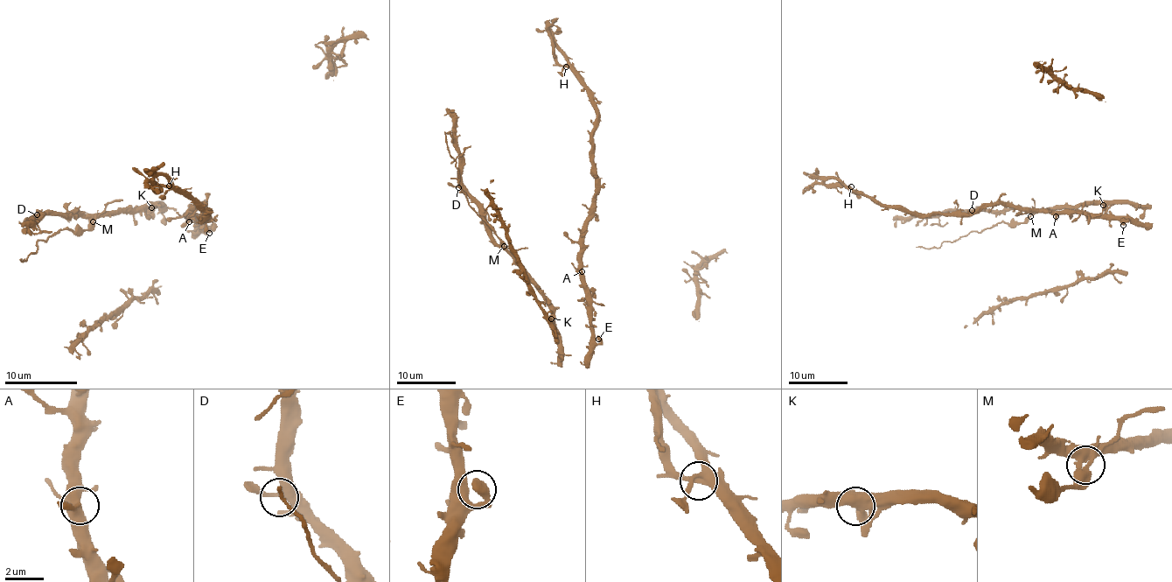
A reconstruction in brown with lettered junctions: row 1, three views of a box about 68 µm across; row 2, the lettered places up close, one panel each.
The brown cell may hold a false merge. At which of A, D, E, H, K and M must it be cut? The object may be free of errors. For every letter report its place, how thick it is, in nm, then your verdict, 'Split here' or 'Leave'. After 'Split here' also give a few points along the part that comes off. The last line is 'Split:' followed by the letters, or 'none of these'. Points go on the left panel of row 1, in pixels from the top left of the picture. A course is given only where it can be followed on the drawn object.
A: Place: (189, 221). Thickness 360 nm. Leave
D: Place: (37, 214). Thickness 400 nm. Leave
E: Place: (209, 233). Thickness 400 nm. Leave
H: Place: (169, 185). Thickness 360 nm. Leave
K: Place: (151, 207). Thickness 500 nm. Leave
M: Place: (93, 221). Thickness 380 nm. Split here. Course of the part to remove: (93, 221), (86, 229), (62, 229), (44, 241), (38, 241), (37, 250), (25, 260), (20, 260)
Split: M

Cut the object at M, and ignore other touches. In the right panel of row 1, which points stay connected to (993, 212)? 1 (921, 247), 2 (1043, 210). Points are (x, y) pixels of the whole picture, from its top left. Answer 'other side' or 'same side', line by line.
1: other side
2: same side

